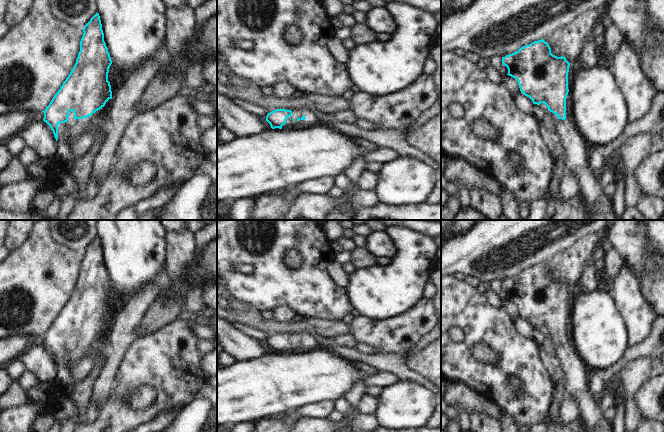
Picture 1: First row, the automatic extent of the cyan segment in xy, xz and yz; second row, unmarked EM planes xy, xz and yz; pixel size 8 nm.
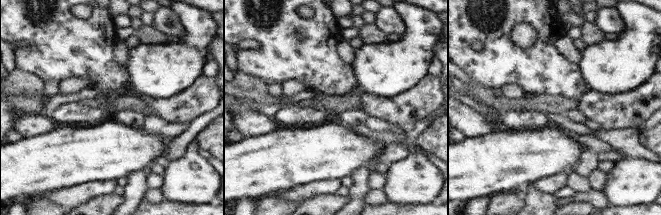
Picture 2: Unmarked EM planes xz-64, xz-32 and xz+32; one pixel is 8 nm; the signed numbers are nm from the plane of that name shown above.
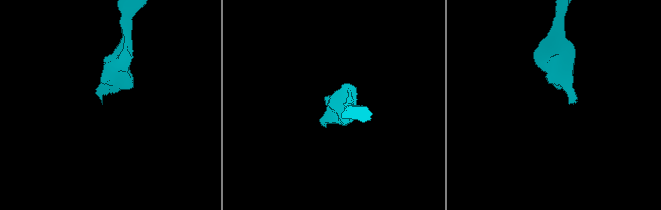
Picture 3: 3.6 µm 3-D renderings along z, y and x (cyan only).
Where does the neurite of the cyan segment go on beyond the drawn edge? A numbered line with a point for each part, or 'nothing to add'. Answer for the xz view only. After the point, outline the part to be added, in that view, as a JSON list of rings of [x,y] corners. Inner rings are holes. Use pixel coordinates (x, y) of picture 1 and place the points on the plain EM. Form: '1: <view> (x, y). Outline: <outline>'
1: xz (295, 340). Outline: [[[295,337],[292,339],[294,345],[298,348],[308,348],[311,344],[311,339],[309,337]]]

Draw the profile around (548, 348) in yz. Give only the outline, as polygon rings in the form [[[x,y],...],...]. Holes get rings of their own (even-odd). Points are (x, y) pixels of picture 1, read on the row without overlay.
[[[548,335],[543,343],[539,345],[540,354],[543,357],[557,357],[557,349],[556,346],[558,344],[558,340],[550,335]]]

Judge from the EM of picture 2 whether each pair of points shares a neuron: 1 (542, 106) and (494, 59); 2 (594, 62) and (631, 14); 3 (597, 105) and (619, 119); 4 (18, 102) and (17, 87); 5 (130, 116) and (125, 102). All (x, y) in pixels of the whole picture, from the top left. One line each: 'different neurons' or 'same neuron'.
1: different neurons
2: same neuron
3: same neuron
4: different neurons
5: different neurons

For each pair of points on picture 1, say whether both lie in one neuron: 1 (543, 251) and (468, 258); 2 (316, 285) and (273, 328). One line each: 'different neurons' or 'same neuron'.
1: same neuron
2: different neurons

